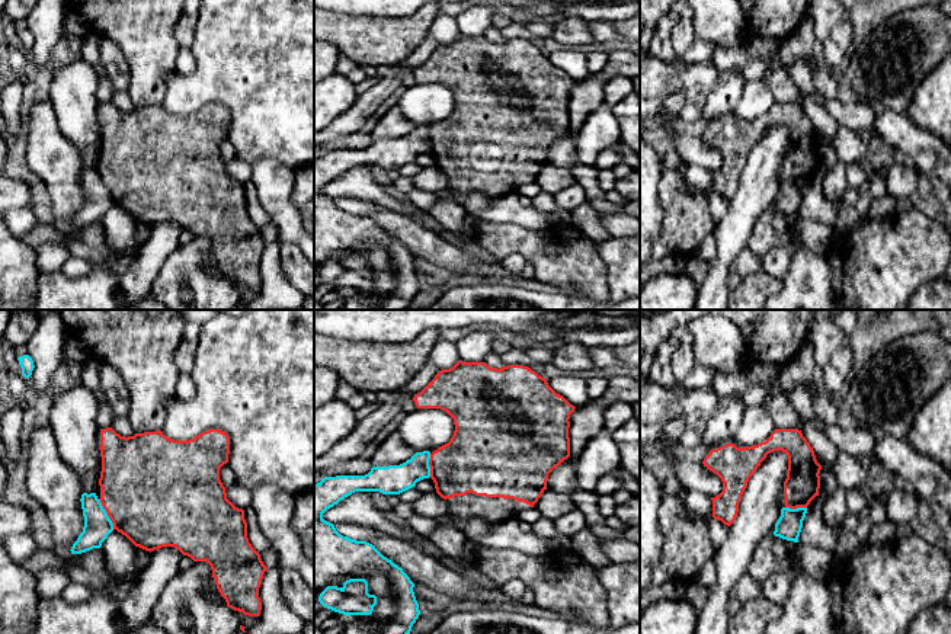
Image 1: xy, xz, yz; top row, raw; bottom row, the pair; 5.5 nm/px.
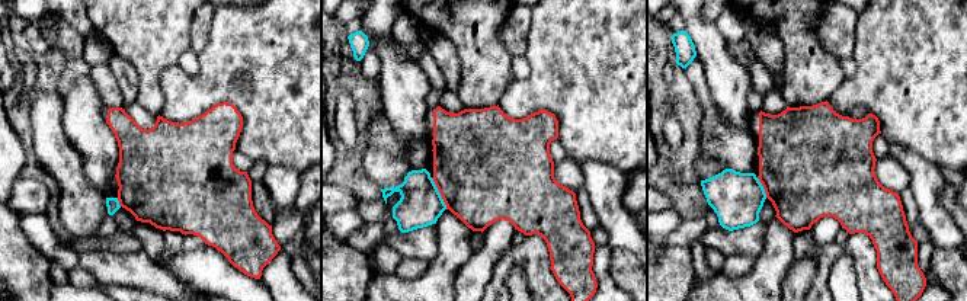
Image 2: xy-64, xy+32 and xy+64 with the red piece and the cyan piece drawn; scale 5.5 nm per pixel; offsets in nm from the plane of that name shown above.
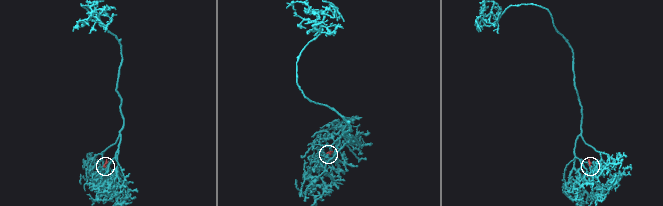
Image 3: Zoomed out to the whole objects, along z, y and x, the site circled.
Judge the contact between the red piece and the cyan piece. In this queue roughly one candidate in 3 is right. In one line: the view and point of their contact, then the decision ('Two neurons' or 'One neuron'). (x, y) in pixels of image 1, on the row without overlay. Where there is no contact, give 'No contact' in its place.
Touches red at xy (106, 186). Two neurons

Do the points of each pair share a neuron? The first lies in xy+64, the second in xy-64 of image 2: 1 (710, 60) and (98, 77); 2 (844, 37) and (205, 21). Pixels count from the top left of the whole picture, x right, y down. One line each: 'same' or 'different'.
1: different
2: same

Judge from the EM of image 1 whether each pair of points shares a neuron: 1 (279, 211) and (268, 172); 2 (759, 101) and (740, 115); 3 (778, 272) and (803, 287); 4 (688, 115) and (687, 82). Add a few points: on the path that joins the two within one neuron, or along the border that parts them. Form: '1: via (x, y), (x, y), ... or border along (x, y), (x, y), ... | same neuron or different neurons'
1: via (277, 201), (274, 182) | same neuron
2: via (755, 102), (745, 111) | same neuron
3: border along (803, 246), (794, 252), (788, 271), (781, 281) | different neurons
4: via (689, 106), (689, 90) | same neuron

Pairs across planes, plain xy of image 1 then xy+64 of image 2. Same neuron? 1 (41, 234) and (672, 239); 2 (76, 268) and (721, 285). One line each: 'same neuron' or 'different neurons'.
1: same neuron
2: different neurons

